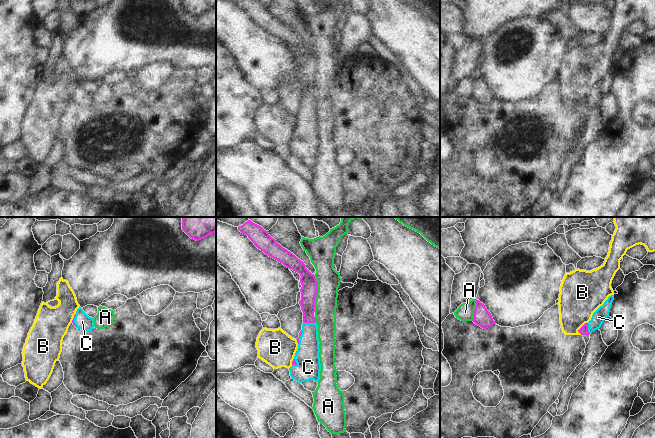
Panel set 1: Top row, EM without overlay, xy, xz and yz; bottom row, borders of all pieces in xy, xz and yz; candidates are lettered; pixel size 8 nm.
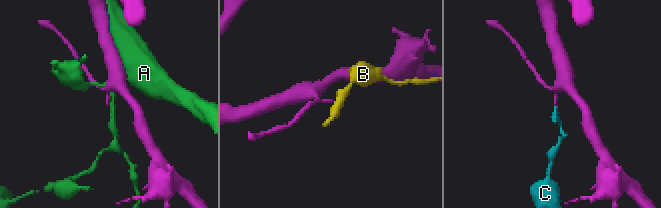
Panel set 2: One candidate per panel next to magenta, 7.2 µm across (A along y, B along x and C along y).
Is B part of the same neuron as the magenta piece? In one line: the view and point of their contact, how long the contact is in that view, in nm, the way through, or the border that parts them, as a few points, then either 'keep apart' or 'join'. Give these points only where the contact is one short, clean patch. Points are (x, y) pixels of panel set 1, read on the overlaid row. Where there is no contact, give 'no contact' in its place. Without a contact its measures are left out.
contact yz (580, 328); length 120 nm; border yz (587, 322), (578, 330), (580, 334); keep apart

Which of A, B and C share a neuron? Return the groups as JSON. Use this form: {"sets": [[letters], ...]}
{"sets": [["A"], ["B"], ["C"]]}

